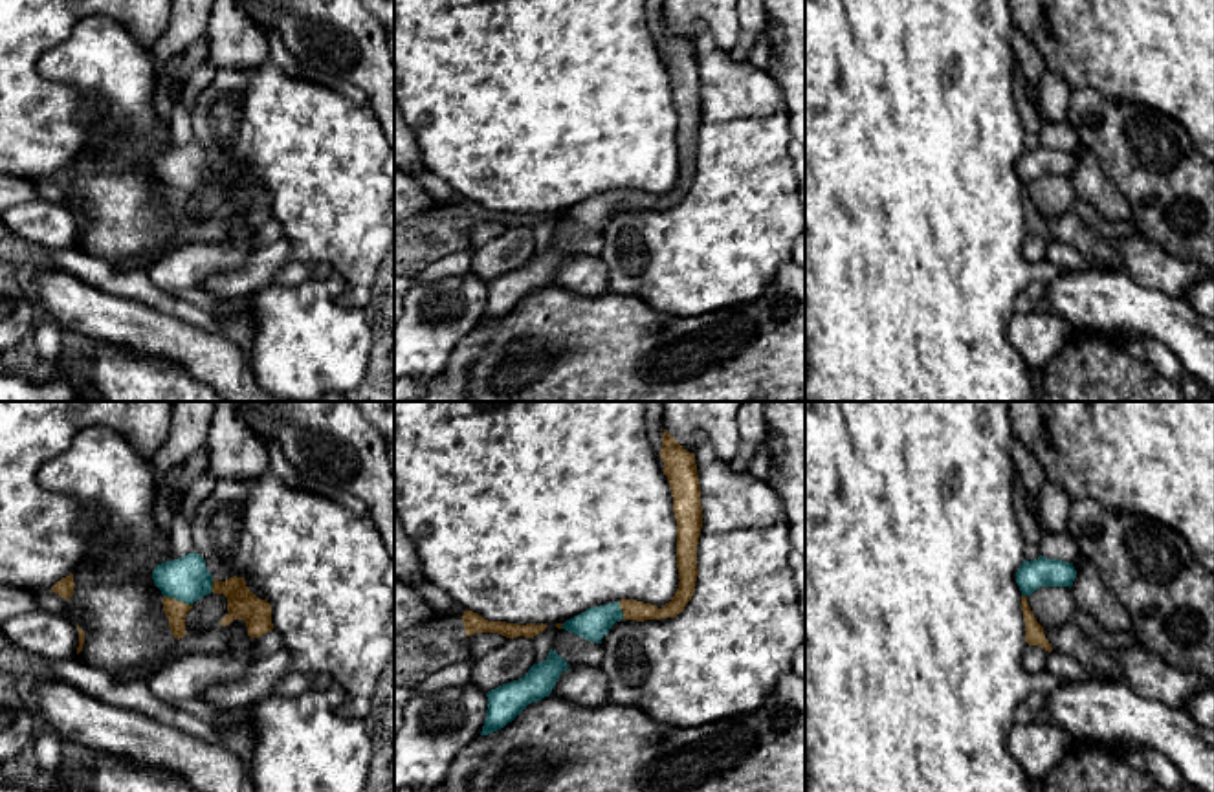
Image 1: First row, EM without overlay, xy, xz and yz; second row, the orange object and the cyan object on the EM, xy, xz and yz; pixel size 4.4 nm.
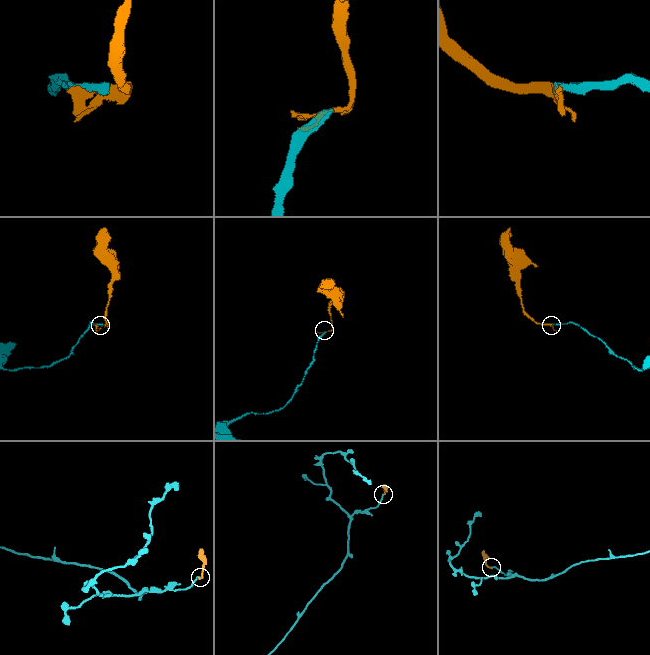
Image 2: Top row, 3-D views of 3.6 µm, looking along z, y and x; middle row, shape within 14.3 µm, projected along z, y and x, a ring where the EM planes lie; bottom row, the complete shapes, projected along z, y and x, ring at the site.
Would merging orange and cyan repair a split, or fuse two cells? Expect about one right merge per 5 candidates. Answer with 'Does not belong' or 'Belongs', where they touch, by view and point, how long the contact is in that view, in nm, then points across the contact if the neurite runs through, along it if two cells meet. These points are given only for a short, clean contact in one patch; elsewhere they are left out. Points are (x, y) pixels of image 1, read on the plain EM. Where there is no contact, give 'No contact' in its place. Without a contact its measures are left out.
Belongs. Touches orange at xy (176, 189). Shared border 140 nm. Path across: xy (176, 200), (176, 189), (186, 167)

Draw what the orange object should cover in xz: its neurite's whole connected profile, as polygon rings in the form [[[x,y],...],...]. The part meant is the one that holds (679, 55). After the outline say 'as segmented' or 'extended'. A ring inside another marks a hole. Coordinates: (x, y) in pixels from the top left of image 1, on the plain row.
[[[666,18],[662,24],[660,48],[664,64],[673,82],[673,103],[677,108],[677,158],[679,178],[662,198],[636,189],[622,189],[609,194],[590,196],[585,202],[556,213],[557,218],[574,222],[589,231],[601,233],[601,227],[620,209],[660,209],[675,207],[684,200],[695,182],[697,134],[702,117],[701,75],[695,44],[686,40]]] | extended

